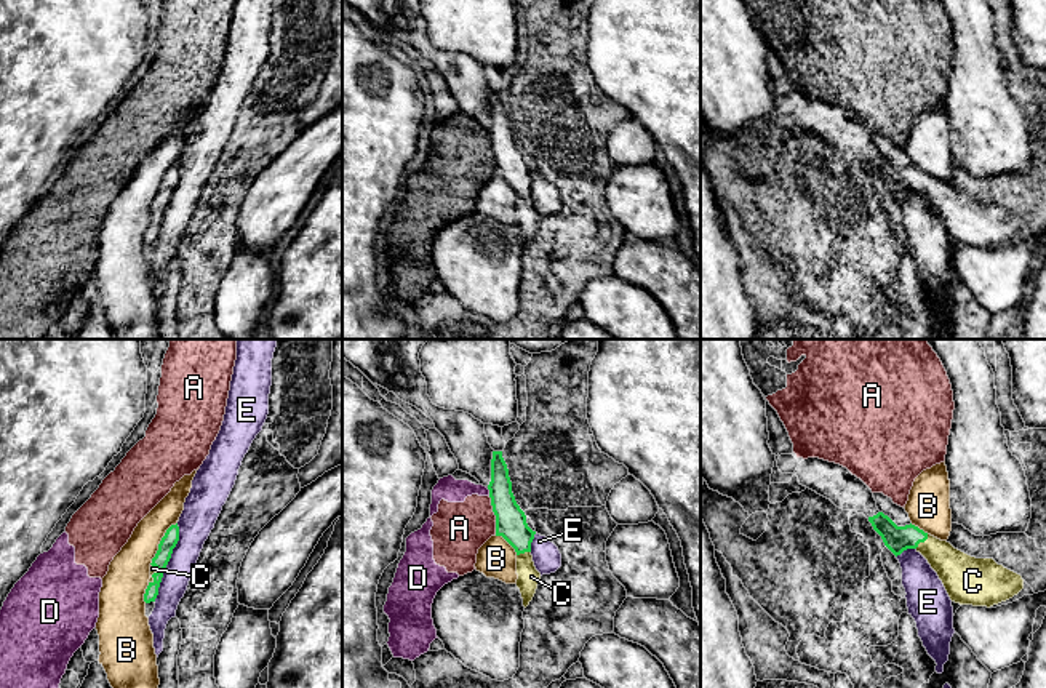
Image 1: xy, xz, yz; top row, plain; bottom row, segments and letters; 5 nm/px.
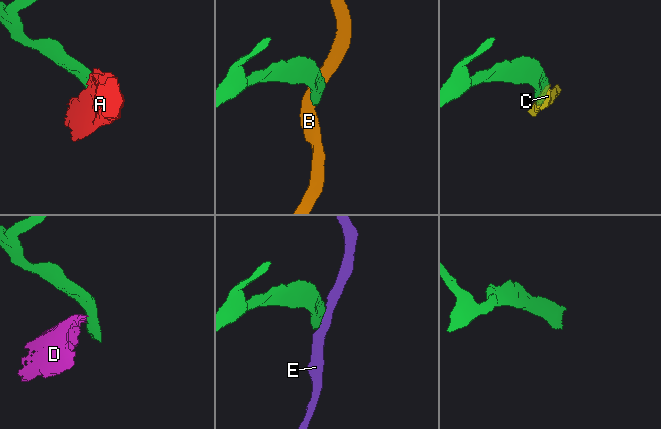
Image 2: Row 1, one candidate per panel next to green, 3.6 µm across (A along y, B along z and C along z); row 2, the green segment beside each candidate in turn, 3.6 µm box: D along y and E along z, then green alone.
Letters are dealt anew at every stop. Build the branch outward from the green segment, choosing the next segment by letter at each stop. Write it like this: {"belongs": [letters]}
{"belongs": ["C"]}

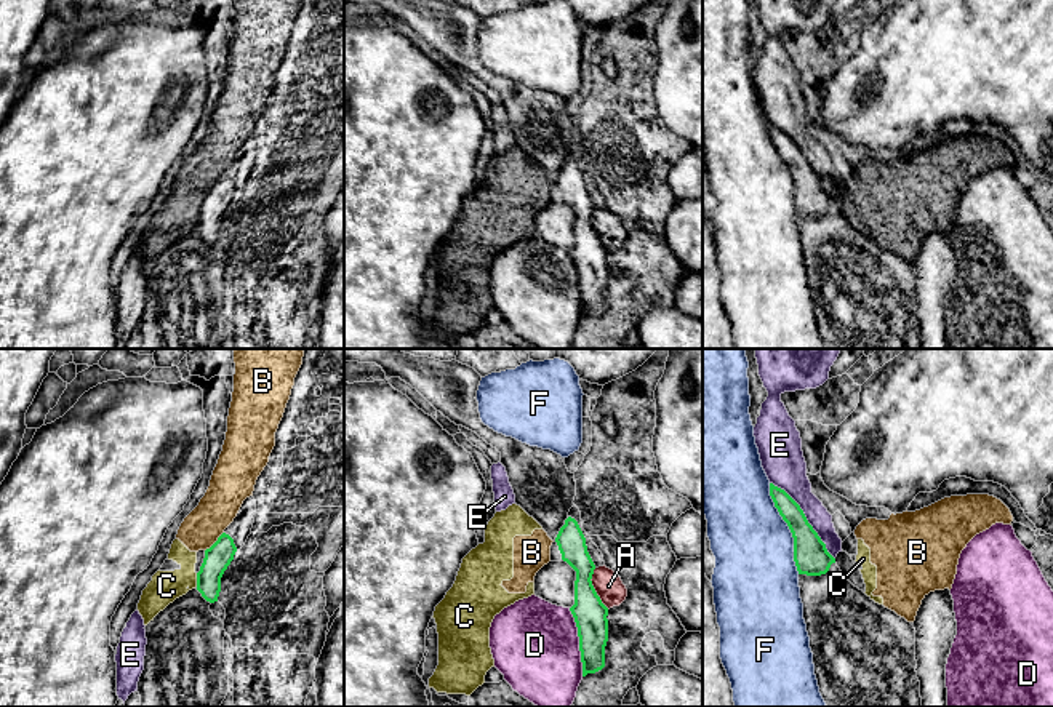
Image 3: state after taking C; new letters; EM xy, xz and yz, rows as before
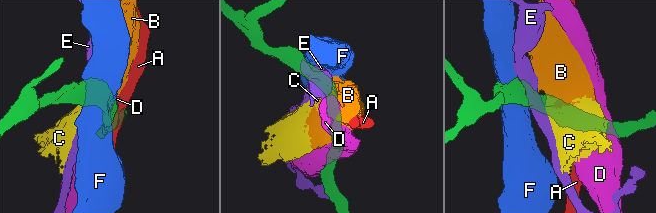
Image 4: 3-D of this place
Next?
{"belongs": []}

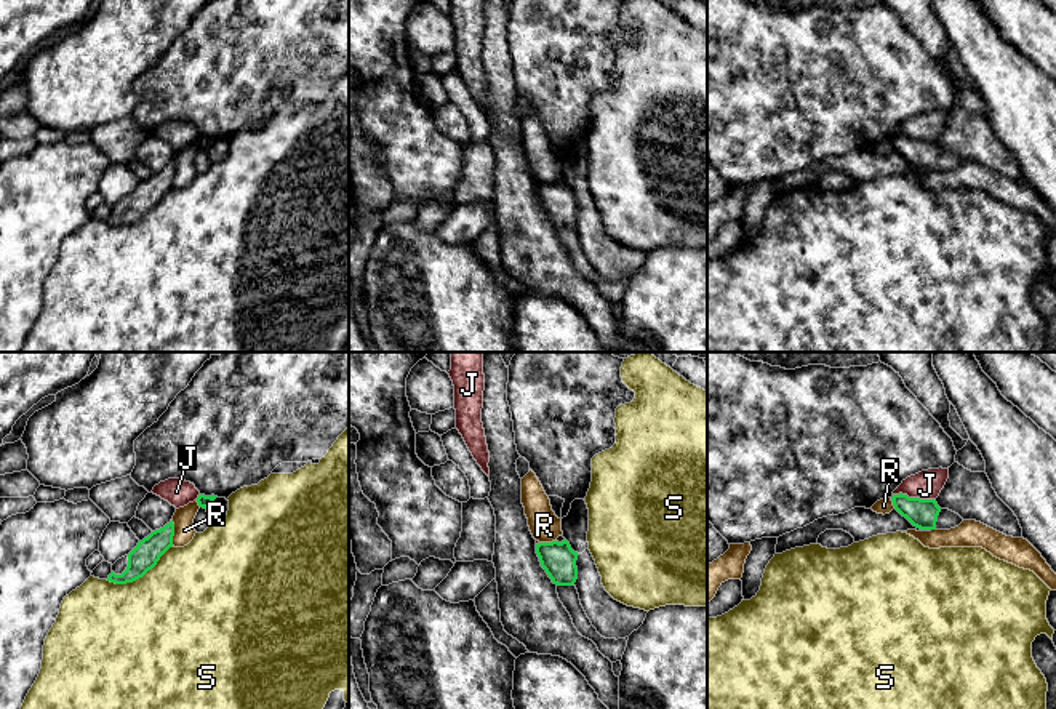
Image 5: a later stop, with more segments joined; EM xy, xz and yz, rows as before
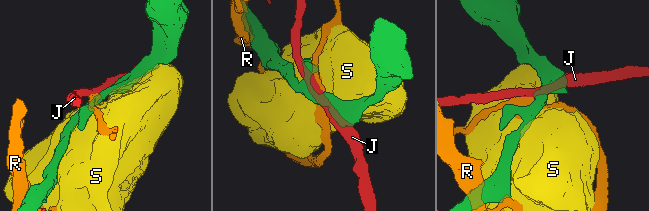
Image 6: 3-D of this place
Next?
{"belongs": []}

